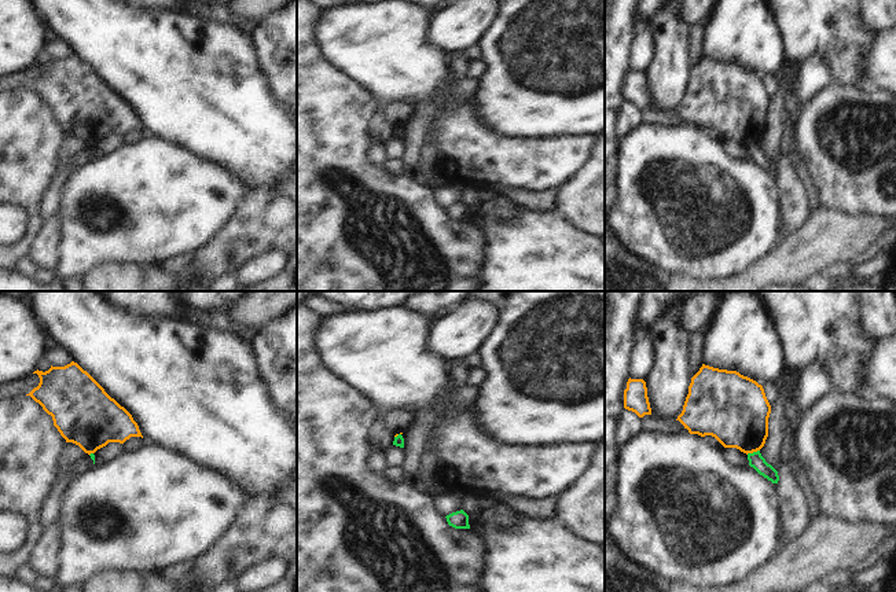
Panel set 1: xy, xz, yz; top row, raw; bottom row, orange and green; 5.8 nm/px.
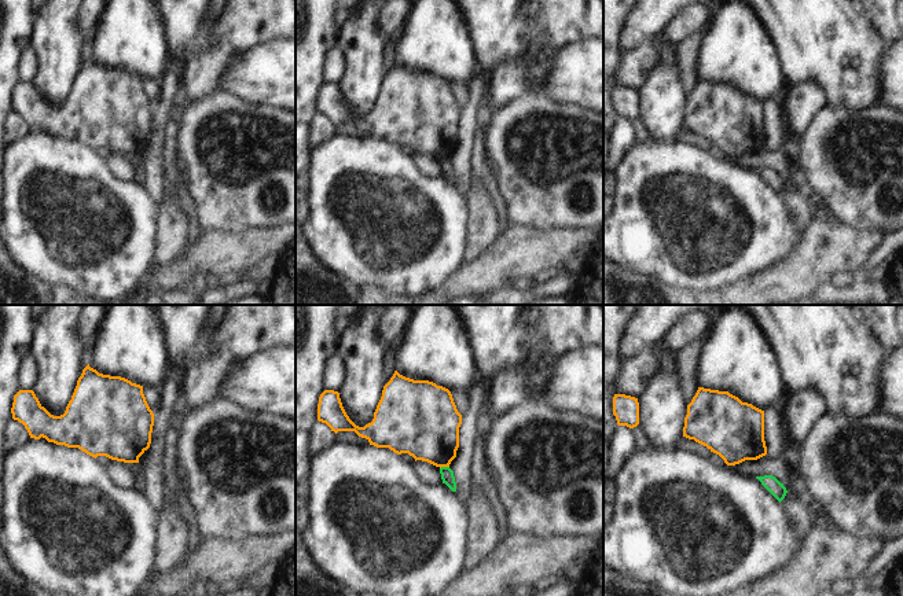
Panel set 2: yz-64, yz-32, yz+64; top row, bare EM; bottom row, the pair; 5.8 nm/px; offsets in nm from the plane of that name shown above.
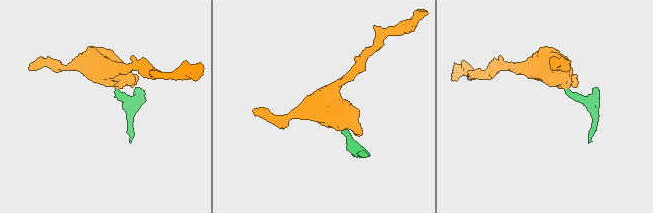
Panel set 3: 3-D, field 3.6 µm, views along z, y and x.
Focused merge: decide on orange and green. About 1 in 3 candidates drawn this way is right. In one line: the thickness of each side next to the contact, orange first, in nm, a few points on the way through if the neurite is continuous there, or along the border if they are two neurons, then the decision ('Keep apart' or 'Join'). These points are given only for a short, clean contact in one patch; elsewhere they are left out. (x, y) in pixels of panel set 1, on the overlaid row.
Thickness 380 nm (orange) against 90 nm. Boundary: yz (759, 449), (746, 453). Keep apart.

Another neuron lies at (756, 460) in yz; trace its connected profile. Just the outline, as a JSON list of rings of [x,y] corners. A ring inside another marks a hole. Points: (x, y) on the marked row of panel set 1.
[[[760,451],[748,453],[748,460],[749,460],[749,466],[753,467],[760,475],[767,478],[772,483],[778,483],[779,481],[778,471],[765,462]]]

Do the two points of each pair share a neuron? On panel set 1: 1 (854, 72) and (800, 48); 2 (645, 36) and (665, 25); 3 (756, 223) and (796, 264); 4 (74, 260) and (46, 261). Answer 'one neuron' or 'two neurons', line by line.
1: one neuron
2: two neurons
3: two neurons
4: two neurons

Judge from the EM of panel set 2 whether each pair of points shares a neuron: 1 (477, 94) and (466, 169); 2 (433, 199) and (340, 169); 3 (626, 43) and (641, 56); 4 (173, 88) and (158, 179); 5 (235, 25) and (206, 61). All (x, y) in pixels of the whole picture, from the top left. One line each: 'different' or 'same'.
1: same
2: same
3: different
4: same
5: same

